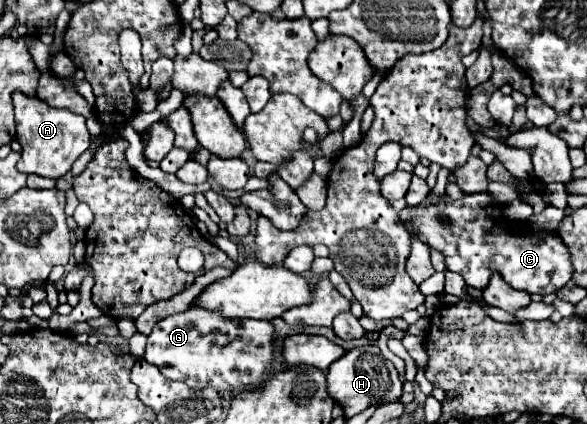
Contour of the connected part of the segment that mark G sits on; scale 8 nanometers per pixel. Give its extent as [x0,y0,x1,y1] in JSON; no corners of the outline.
[143,305,275,393]

